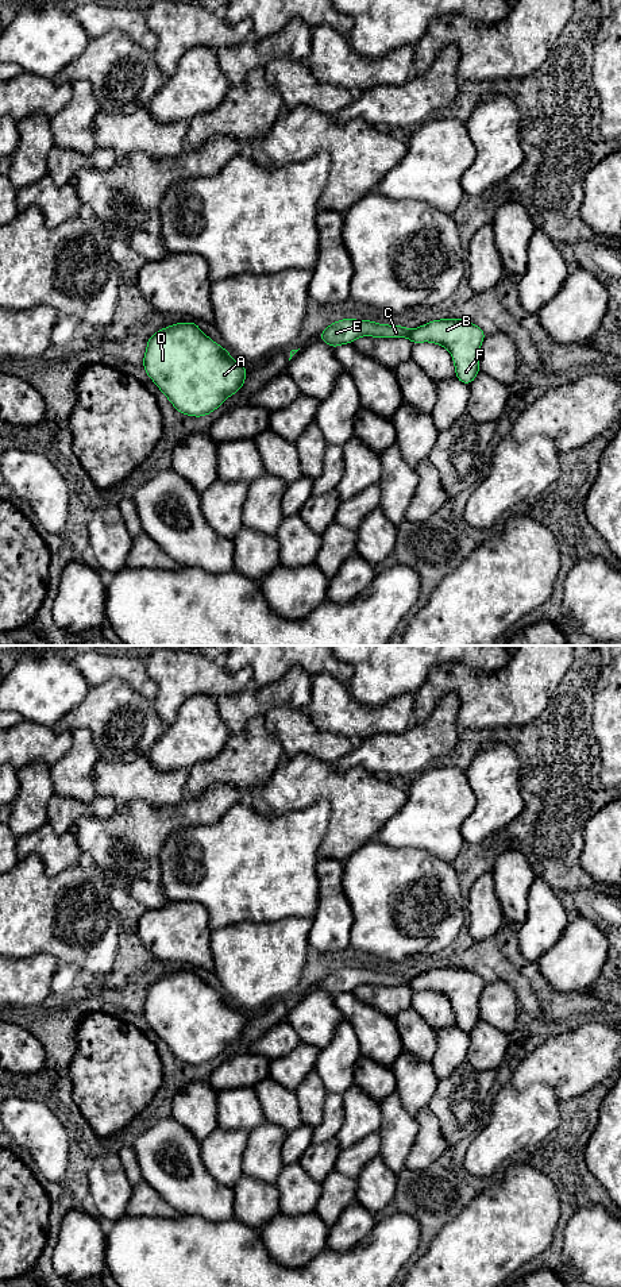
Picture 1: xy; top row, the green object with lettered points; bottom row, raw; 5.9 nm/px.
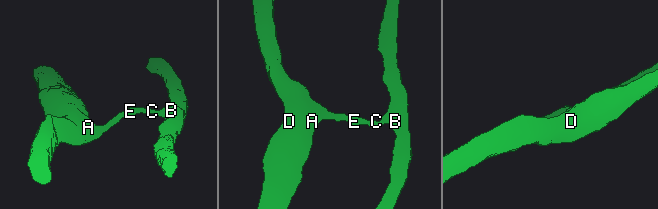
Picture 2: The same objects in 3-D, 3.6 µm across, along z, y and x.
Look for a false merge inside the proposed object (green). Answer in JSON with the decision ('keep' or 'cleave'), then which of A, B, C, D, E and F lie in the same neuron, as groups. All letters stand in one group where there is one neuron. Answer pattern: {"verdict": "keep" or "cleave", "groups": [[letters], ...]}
{"verdict": "cleave", "groups": [["A", "C", "D", "E"], ["B", "F"]]}

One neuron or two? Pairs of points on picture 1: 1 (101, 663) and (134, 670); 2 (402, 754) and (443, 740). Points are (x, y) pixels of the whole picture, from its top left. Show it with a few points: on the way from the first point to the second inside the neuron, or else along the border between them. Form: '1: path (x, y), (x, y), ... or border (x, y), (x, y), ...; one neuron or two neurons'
1: path (110, 665), (126, 667); one neuron
2: path (412, 752), (421, 744), (434, 740); one neuron

